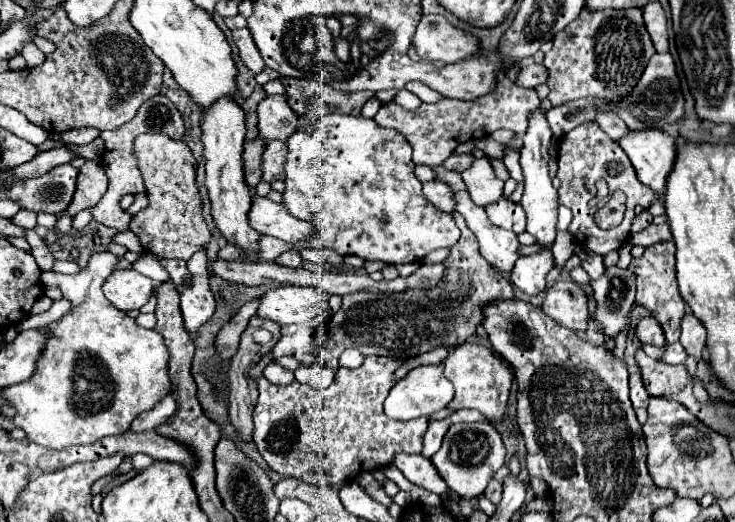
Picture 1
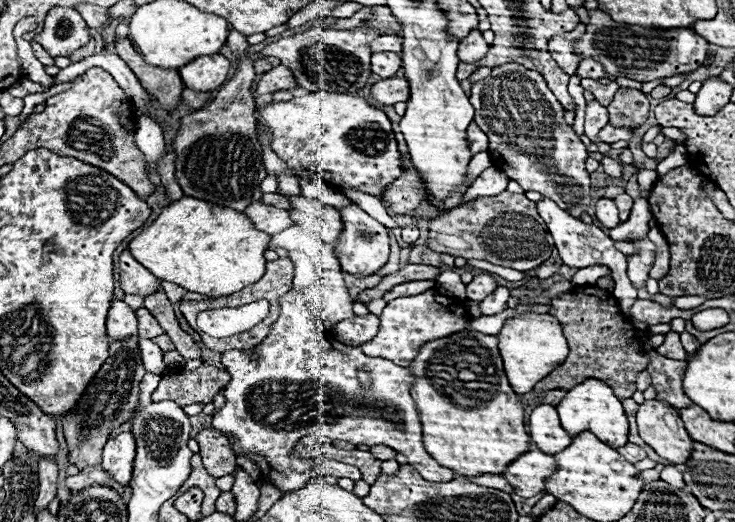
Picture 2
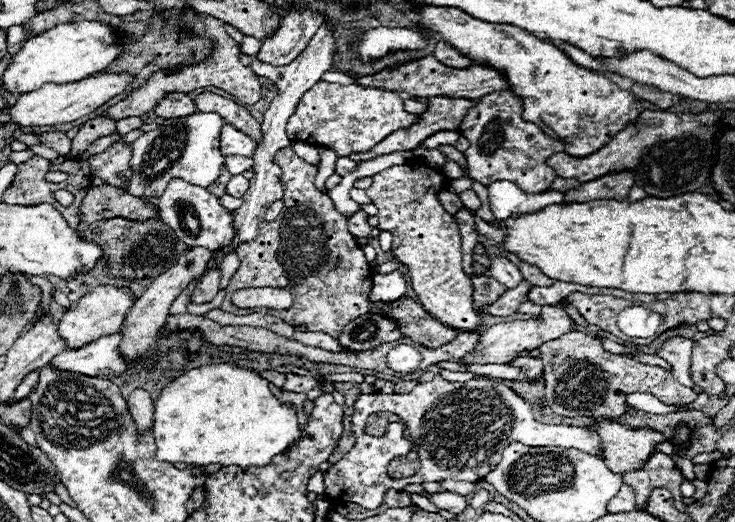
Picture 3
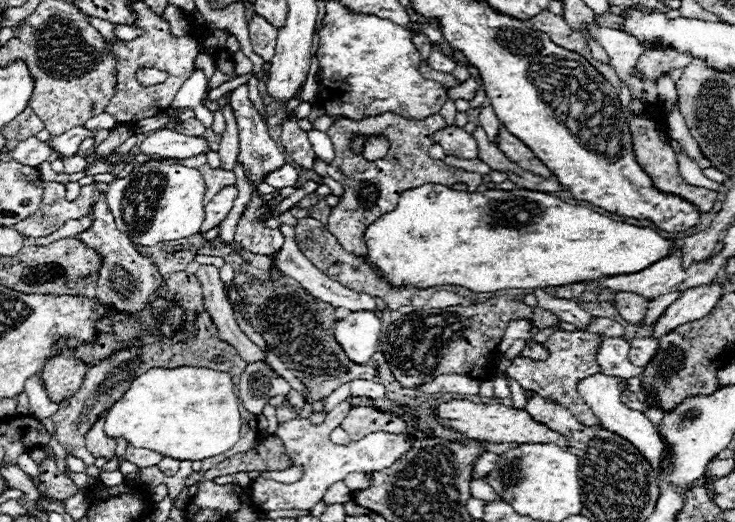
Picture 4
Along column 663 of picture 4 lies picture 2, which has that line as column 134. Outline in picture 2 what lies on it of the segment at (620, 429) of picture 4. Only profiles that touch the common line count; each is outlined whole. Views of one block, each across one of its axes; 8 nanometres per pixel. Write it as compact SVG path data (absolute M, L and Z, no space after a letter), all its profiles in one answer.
M122 432L106 442L102 454L102 468L108 470L116 482L130 484L134 456L136 456L134 436L132 432Z

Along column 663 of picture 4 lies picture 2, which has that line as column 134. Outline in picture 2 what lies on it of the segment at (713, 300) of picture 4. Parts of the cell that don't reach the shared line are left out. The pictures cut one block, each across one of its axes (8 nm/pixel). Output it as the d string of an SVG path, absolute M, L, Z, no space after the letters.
M112 300L112 306L108 310L108 338L110 338L110 342L118 342L124 338L136 336L136 332L138 332L136 314L122 300Z

